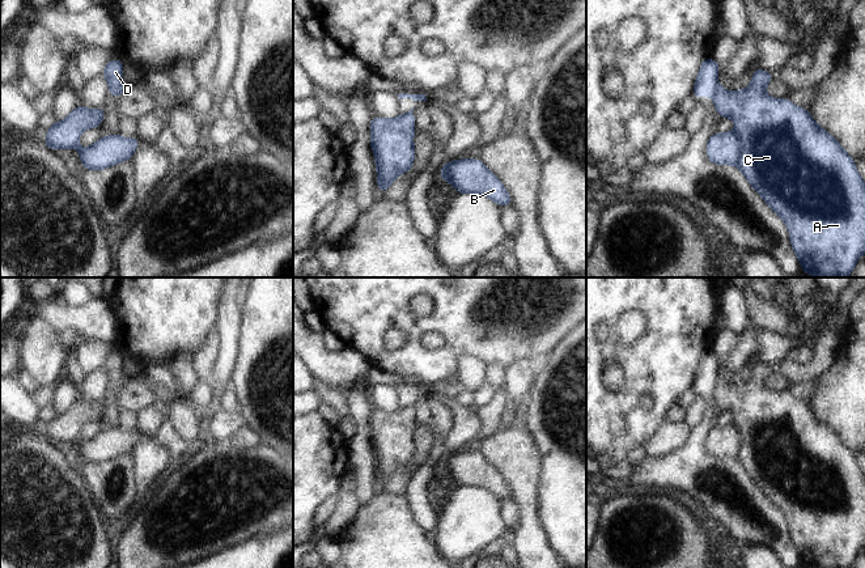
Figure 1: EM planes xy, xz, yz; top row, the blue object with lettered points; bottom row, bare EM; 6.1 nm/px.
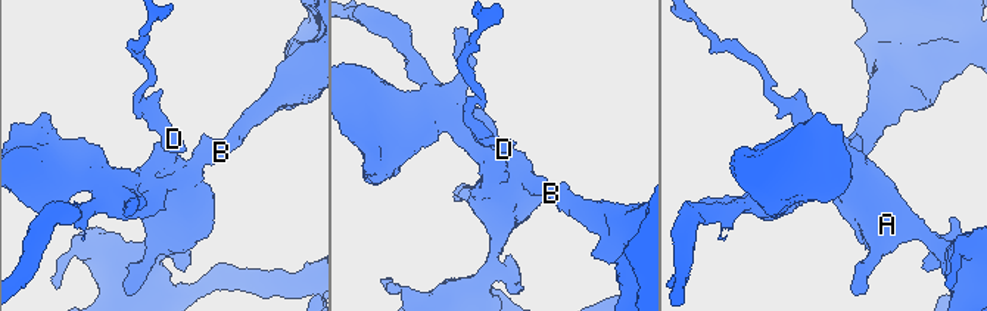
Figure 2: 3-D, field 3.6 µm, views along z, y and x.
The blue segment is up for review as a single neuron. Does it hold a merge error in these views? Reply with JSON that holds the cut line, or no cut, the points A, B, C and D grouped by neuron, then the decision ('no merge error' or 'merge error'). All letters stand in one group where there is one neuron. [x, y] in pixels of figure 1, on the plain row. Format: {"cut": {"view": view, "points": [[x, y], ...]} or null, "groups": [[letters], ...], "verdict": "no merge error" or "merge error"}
{"cut": {"view": "yz", "points": [[720, 378], [712, 390]]}, "groups": [["A", "B", "C"], ["D"]], "verdict": "merge error"}

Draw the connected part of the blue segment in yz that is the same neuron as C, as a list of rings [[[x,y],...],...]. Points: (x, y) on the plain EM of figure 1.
[[[756,361],[752,365],[752,374],[749,382],[726,385],[721,380],[713,390],[715,402],[724,411],[733,411],[737,416],[734,424],[725,427],[715,425],[707,436],[707,450],[716,458],[735,458],[749,474],[749,476],[760,487],[763,493],[771,503],[779,508],[790,527],[790,538],[801,555],[803,565],[810,568],[849,568],[861,547],[865,546],[865,475],[860,470],[853,452],[843,442],[843,440],[824,423],[822,423],[811,411],[807,402],[794,399],[788,391],[773,393],[766,385],[767,377],[772,373],[772,366]]]

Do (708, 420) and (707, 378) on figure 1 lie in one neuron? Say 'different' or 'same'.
same

